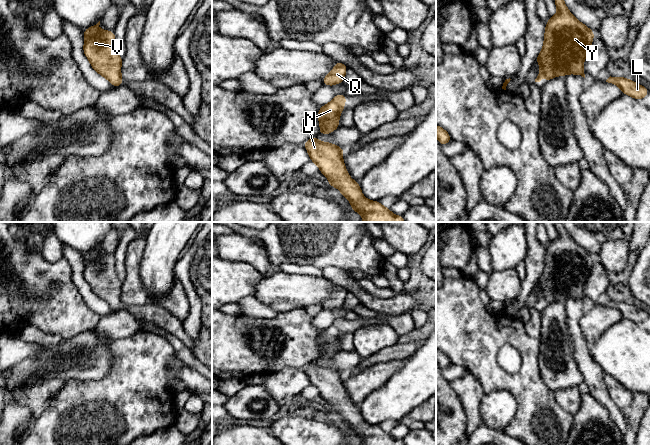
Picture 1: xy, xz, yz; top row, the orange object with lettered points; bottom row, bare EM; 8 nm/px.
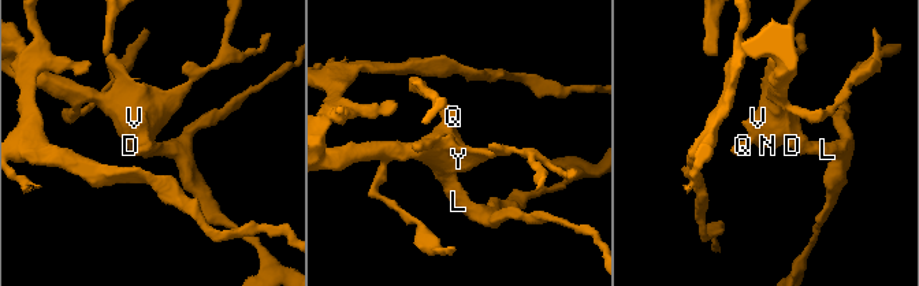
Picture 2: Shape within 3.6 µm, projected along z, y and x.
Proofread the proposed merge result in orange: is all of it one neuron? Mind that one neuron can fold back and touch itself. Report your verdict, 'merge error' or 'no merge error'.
no merge error

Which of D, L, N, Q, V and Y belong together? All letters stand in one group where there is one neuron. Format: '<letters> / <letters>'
D L N Q V Y

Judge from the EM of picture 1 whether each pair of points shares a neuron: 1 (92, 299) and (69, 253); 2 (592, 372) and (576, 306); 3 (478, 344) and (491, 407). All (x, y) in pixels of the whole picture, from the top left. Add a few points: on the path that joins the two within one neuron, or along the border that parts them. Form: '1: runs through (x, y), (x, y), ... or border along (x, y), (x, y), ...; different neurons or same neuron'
1: runs through (84, 288), (77, 277), (77, 264); same neuron
2: runs through (582, 356), (575, 337), (574, 322); same neuron
3: border along (512, 393), (506, 390), (493, 390), (485, 394); different neurons

